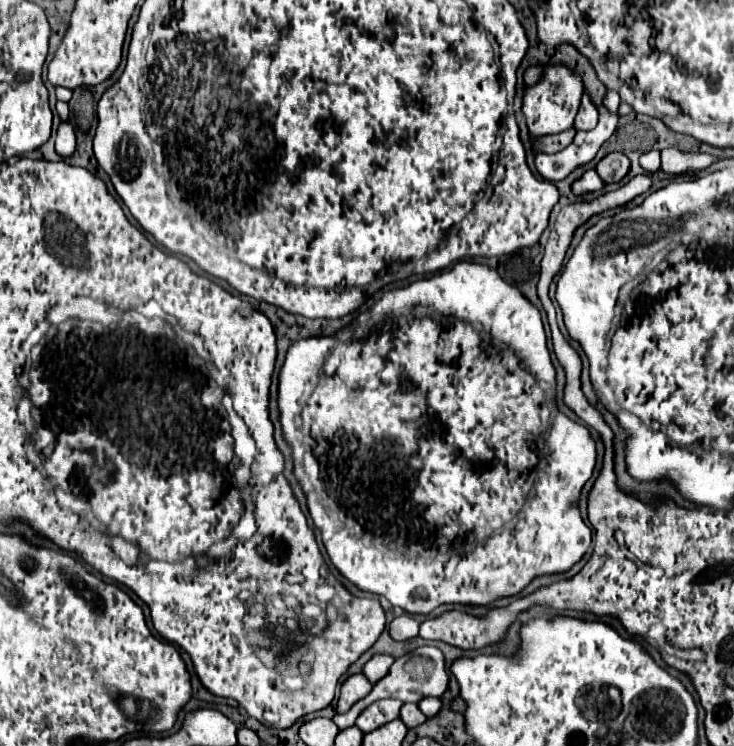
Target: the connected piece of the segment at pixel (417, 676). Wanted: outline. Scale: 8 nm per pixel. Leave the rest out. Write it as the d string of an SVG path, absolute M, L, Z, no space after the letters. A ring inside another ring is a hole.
M422 646L410 652L410 654L402 656L402 658L396 658L396 662L392 664L392 668L388 672L388 676L384 676L380 682L376 682L372 692L366 698L356 702L348 712L336 714L332 720L340 730L344 730L344 728L354 726L356 718L360 716L360 712L364 708L368 708L376 700L396 698L396 700L402 700L402 702L416 702L418 704L422 698L428 698L428 696L440 698L446 690L448 690L448 672L446 672L446 664L444 664L444 654L436 646Z

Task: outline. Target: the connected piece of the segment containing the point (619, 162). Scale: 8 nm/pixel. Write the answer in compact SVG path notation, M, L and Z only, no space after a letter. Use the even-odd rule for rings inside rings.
M612 152L610 156L606 156L598 162L596 170L606 180L606 184L614 184L614 182L620 182L628 174L630 160L620 152Z

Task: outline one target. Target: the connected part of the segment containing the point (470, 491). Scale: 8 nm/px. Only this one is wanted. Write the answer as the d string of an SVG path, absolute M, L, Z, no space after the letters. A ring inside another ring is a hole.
M466 260L459 261L454 268L444 270L444 272L440 272L440 274L434 274L434 276L430 276L430 278L416 280L416 282L412 282L412 284L408 284L403 288L388 289L378 302L380 302L380 304L376 304L372 309L360 313L350 326L344 326L342 330L336 332L336 334L338 334L338 344L336 344L336 338L332 338L332 336L312 336L312 338L296 340L296 342L288 348L286 360L284 360L284 364L282 364L282 368L280 368L280 374L278 374L278 410L280 410L280 424L282 425L283 437L292 448L294 460L293 473L301 484L304 494L306 494L308 512L310 512L310 516L312 516L312 520L314 520L314 526L320 530L324 548L326 548L326 552L328 552L332 564L336 566L336 570L338 570L346 580L350 580L356 588L360 588L360 590L364 590L364 592L372 592L372 594L384 596L392 606L400 606L400 608L402 608L404 612L408 612L408 614L424 614L424 616L430 614L434 608L438 608L438 606L442 606L442 604L490 606L492 602L496 602L496 600L500 600L500 598L508 598L508 596L520 594L536 576L550 576L550 574L564 574L564 572L568 572L574 564L578 564L578 562L582 560L582 556L588 552L590 542L592 542L592 532L590 532L590 528L584 524L584 520L582 520L582 516L580 516L580 510L578 510L576 502L572 500L572 488L578 490L578 494L580 494L580 490L584 488L584 484L590 480L590 476L592 476L592 472L594 472L594 466L596 466L596 442L592 440L590 430L588 430L586 426L582 426L582 424L570 420L570 418L568 418L566 414L562 414L562 412L556 414L556 412L550 410L550 406L546 404L546 392L540 388L538 382L540 382L540 380L544 380L544 382L556 382L556 370L554 370L554 366L552 366L552 362L550 362L550 352L548 352L548 348L546 348L546 334L544 334L542 316L540 316L538 308L536 308L526 296L522 296L522 292L520 292L516 286L510 286L508 282L504 282L502 276L500 276L494 268ZM406 308L418 308L418 310L422 310L422 312L414 312L414 310L408 312L408 314L414 314L414 324L412 324L412 326L410 326L410 320L406 320L406 314L394 314L394 312L406 312ZM300 410L302 410L302 434L304 434L304 438L298 436L298 412L300 412ZM302 440L308 444L310 452L314 452L314 458L316 458L318 468L320 468L320 472L318 472L320 486L314 486L314 488L308 475L304 472L303 458L306 449Z

